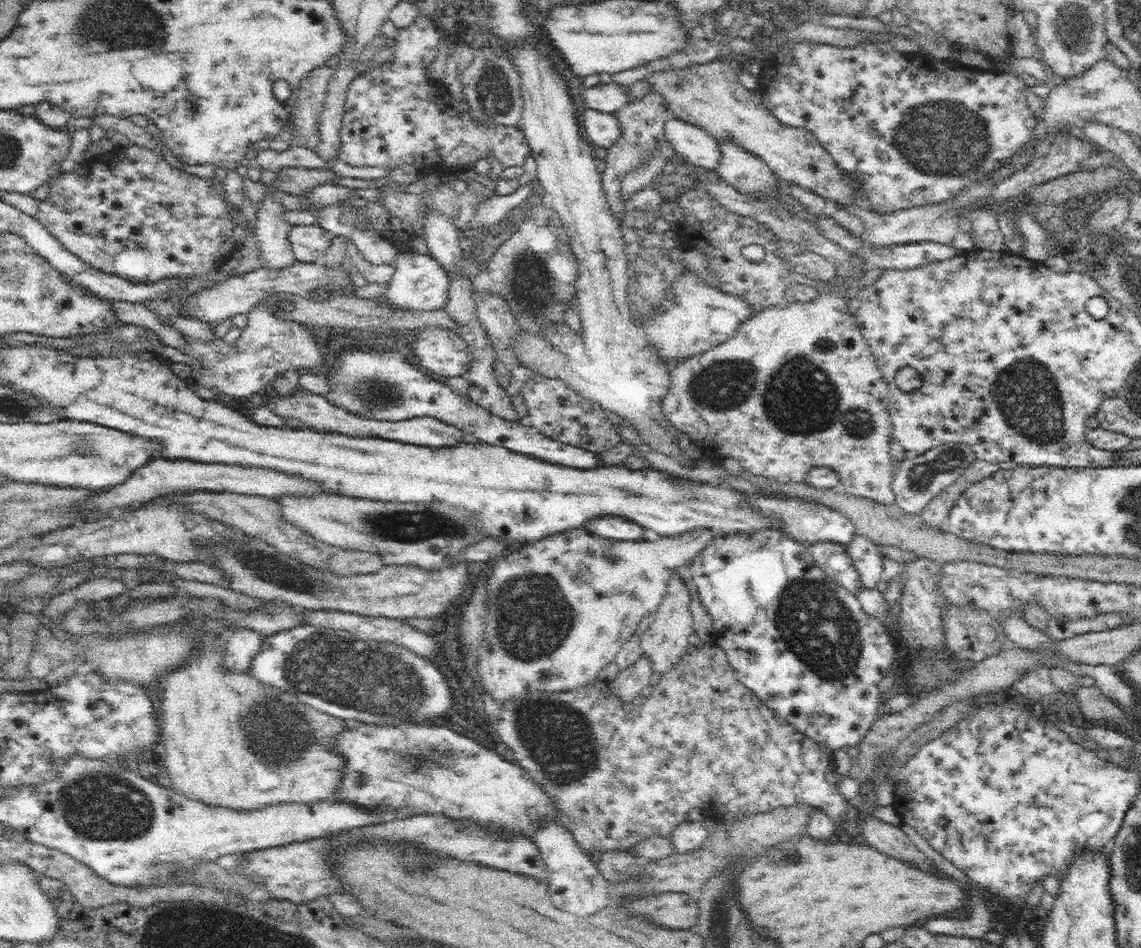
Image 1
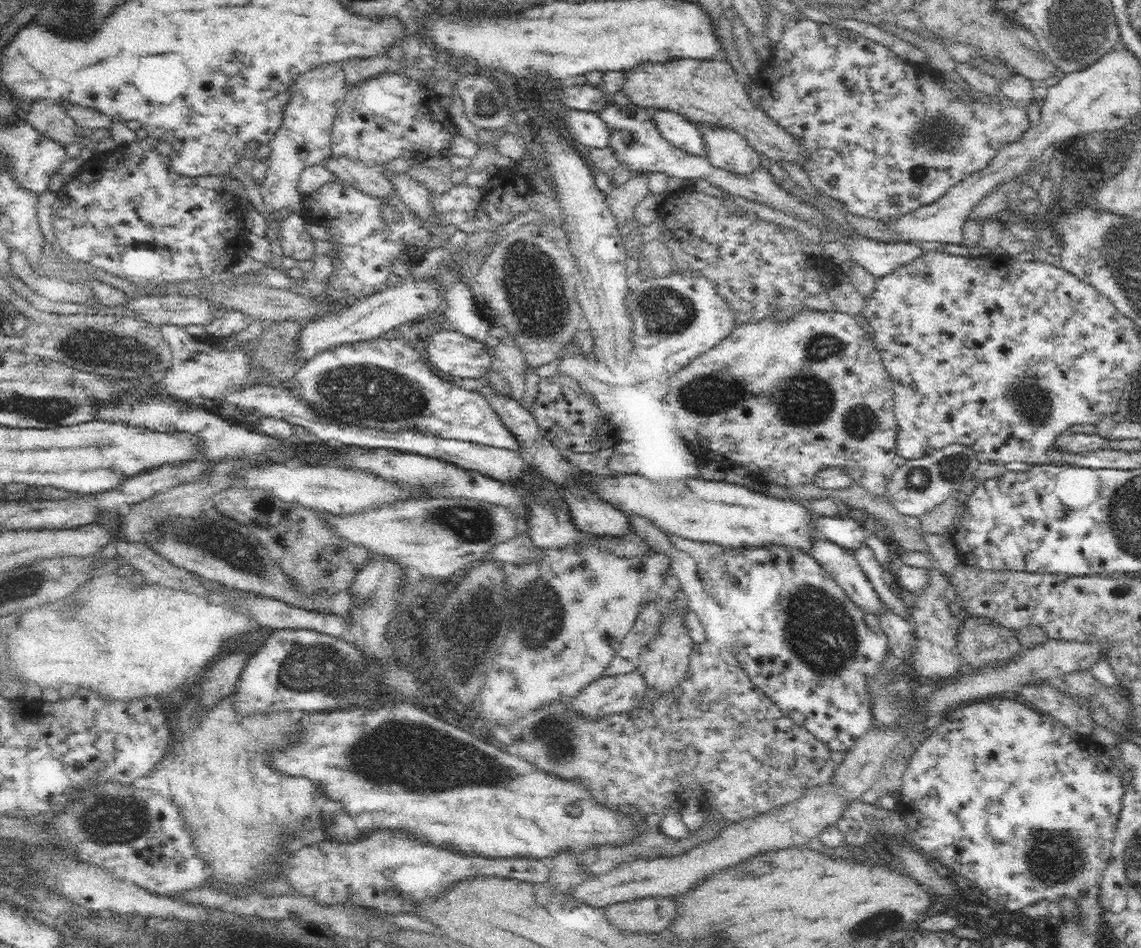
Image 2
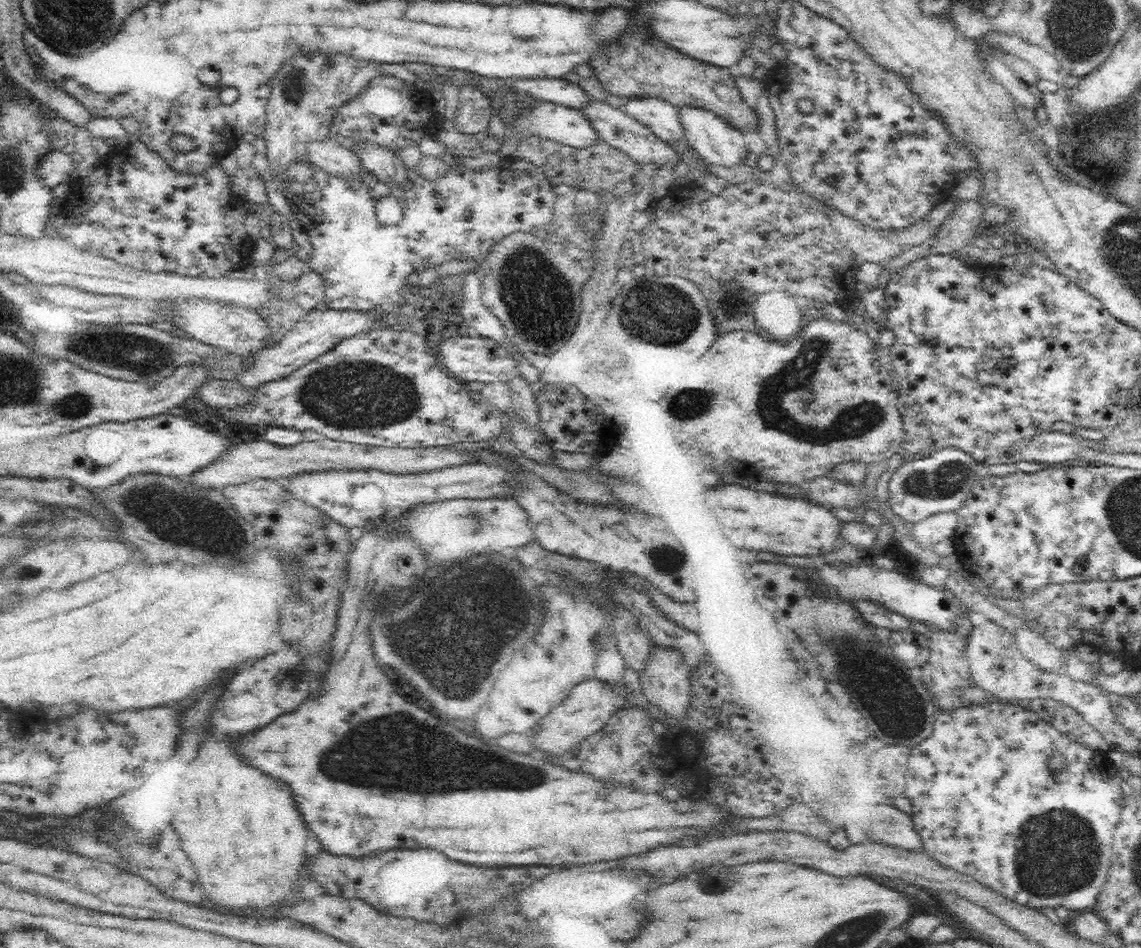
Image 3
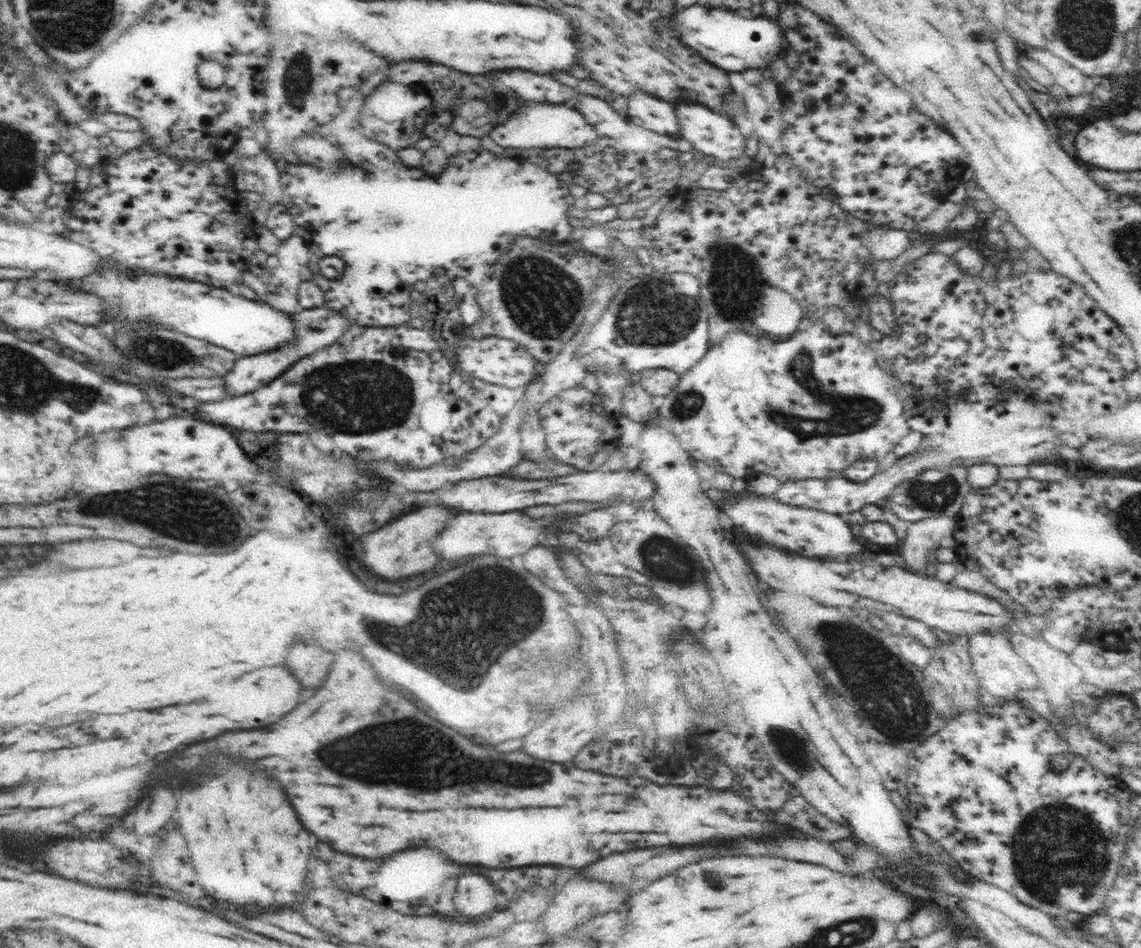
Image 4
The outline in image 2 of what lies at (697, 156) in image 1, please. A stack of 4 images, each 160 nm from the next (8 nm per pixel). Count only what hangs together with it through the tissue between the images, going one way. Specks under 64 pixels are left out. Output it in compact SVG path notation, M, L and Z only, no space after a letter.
M651 108L650 111L655 128L666 141L690 155L705 156L699 131L689 118L668 109Z

